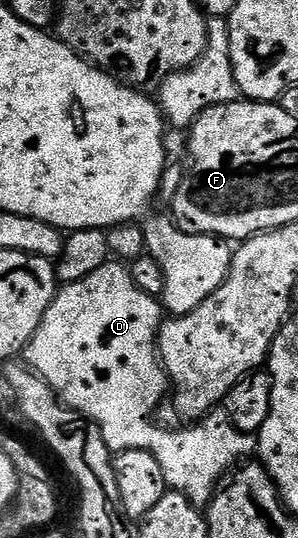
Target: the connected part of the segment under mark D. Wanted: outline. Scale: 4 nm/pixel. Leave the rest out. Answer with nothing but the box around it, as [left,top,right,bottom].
[25,261,258,508]

